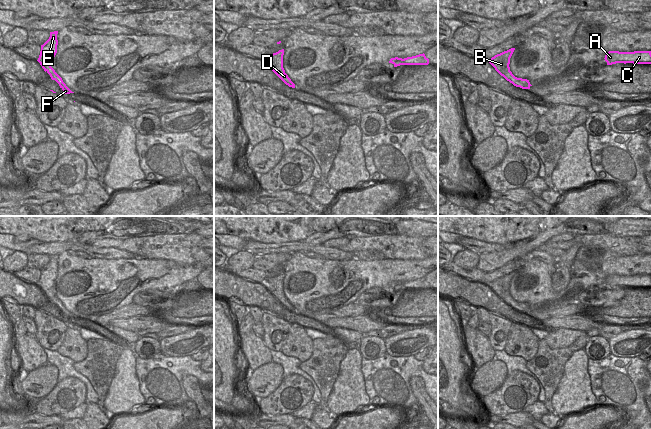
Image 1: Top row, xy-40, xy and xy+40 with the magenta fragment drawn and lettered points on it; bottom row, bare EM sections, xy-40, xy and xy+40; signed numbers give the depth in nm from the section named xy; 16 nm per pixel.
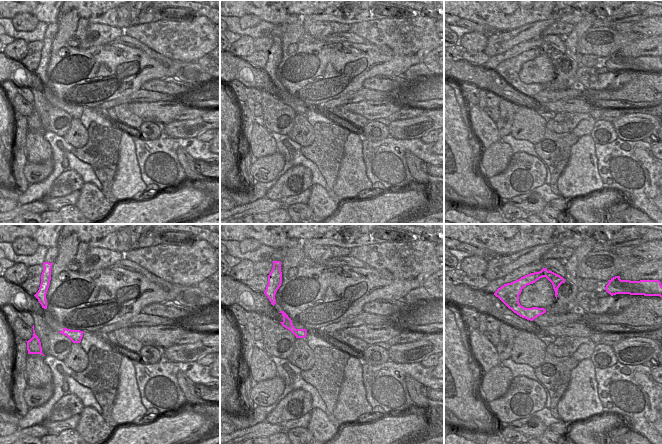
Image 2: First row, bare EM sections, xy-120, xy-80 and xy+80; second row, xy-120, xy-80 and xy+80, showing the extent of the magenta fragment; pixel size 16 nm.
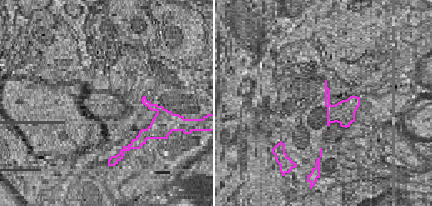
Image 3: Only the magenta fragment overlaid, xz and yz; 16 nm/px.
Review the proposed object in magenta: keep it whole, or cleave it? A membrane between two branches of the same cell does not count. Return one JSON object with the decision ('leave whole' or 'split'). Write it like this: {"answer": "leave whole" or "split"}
{"answer": "split"}

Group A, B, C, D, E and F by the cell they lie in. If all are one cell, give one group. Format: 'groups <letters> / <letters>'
groups A B C D F / E

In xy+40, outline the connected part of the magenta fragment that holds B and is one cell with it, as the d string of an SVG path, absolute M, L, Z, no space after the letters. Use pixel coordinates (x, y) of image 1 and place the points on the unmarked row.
M511 272L507 275L504 275L500 278L495 279L488 286L495 292L495 294L503 300L507 305L512 307L516 311L522 313L530 313L532 310L527 303L517 302L510 295L510 282L514 276L515 272Z

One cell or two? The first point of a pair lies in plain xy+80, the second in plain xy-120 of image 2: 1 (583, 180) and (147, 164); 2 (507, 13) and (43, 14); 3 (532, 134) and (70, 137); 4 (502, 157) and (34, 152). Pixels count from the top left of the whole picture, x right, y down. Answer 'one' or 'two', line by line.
1: two
2: one
3: one
4: two

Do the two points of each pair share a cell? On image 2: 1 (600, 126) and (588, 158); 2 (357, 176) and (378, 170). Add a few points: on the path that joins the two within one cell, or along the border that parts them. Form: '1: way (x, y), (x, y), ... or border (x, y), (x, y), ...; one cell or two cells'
1: border (590, 134), (595, 142); two cells
2: border (361, 150), (365, 174), (372, 183); two cells

